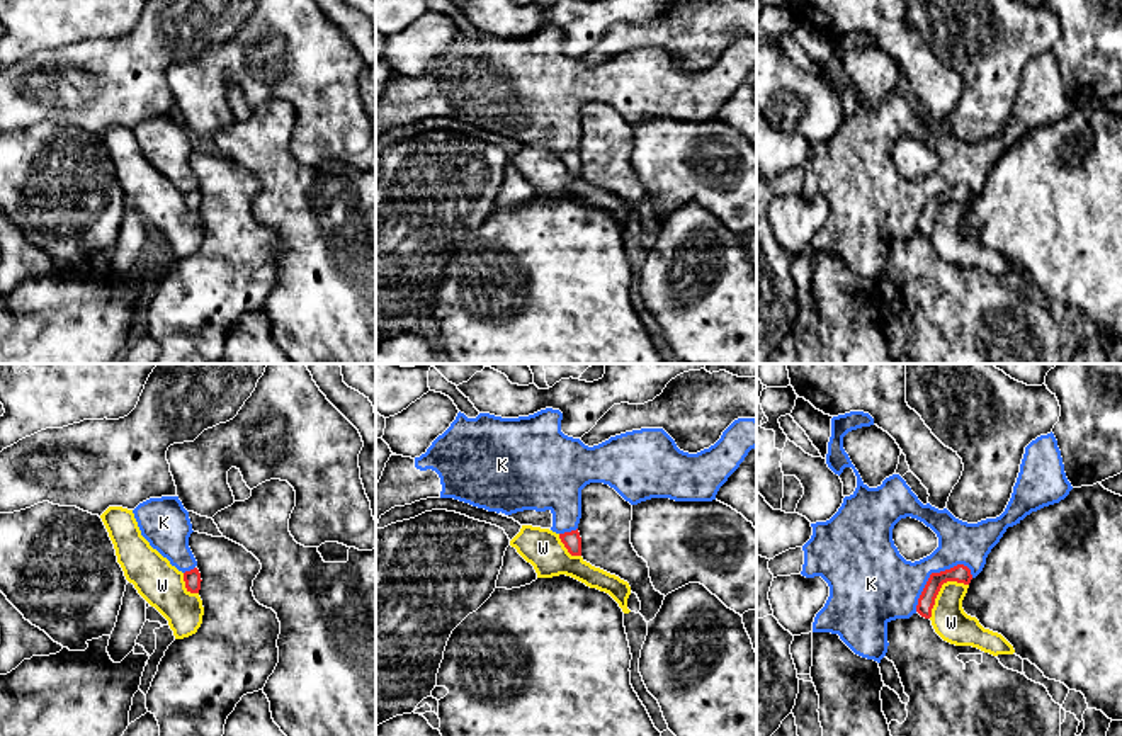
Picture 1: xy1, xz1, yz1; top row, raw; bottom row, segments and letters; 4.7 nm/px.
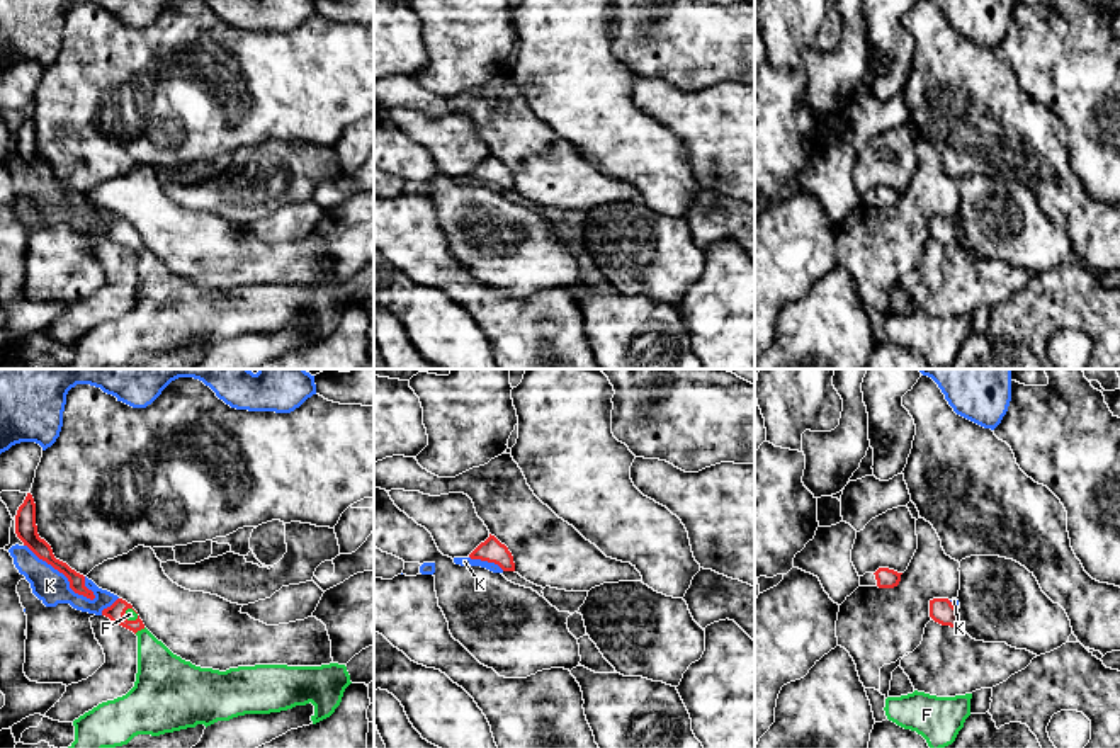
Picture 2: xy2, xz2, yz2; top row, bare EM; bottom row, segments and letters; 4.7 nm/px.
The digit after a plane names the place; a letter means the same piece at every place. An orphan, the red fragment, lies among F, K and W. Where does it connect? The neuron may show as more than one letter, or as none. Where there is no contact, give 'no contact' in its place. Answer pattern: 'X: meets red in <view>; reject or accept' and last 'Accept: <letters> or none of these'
F: meets red in xy2; accept
K: meets red in xy2; reject
W: meets red in yz1; reject
Accept: F

